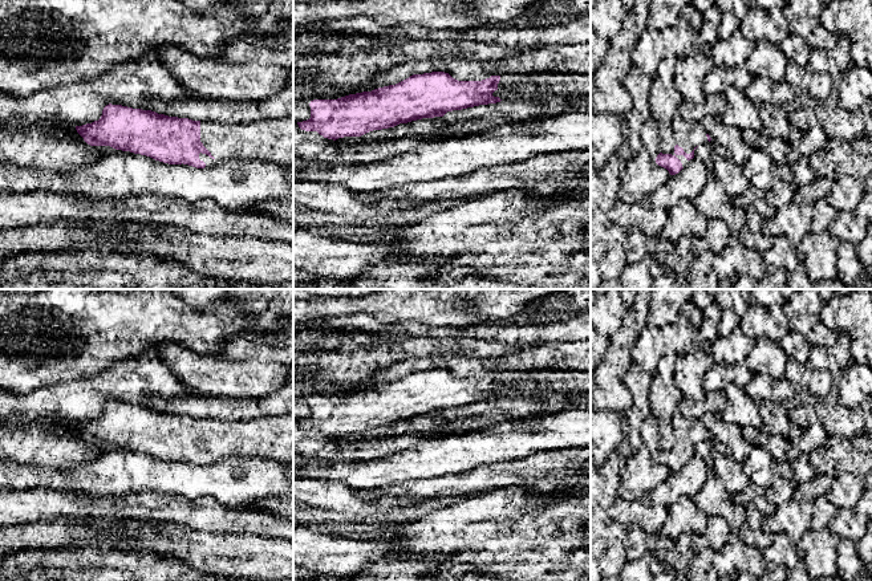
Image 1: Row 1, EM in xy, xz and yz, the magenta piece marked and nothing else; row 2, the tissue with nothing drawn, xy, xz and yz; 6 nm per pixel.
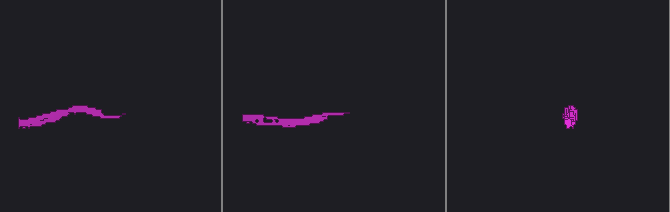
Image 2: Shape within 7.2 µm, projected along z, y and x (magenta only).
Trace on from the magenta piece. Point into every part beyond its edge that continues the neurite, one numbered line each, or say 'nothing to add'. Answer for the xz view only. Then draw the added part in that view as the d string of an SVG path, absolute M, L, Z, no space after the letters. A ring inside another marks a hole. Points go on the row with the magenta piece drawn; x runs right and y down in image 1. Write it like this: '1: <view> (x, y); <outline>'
1: xz (516, 86); M512 73L500 76L498 89L504 93L502 101L536 102L542 94L535 89L547 85L555 94L591 96L591 74L561 73Z

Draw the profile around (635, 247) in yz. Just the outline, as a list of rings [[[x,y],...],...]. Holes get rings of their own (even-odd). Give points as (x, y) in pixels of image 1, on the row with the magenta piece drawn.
[[[630,228],[626,231],[624,248],[629,264],[637,263],[646,256],[653,259],[661,252],[674,252],[674,243],[661,236],[649,237],[641,229]]]

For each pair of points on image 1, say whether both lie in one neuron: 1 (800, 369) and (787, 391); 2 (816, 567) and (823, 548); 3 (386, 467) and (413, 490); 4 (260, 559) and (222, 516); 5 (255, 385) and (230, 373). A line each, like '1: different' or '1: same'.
1: different
2: same
3: different
4: different
5: same

